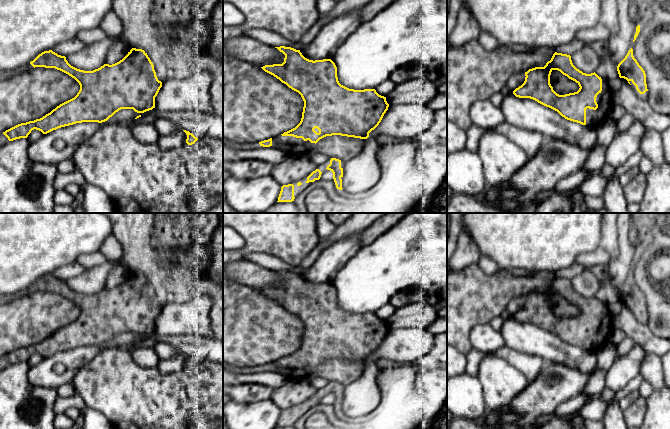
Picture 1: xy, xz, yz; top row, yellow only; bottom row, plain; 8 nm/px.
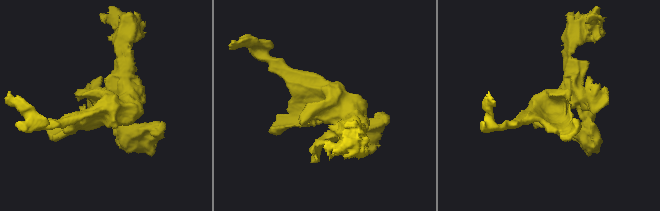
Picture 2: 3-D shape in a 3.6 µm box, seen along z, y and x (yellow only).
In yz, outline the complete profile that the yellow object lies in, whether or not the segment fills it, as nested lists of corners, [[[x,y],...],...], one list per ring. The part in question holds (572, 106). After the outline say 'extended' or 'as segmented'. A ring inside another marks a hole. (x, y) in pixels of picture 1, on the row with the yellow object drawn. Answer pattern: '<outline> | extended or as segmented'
[[[555,52],[550,61],[544,67],[535,67],[525,72],[524,83],[513,91],[519,98],[530,98],[538,103],[557,111],[567,120],[580,123],[586,126],[596,127],[608,117],[612,105],[612,93],[608,87],[608,82],[599,77],[595,72],[586,74],[577,69],[567,54]],[[553,70],[560,71],[569,79],[579,85],[579,90],[574,93],[559,95],[550,84],[550,75]]] | extended

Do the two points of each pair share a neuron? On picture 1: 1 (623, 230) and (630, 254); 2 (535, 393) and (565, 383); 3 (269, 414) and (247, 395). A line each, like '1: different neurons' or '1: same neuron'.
1: same neuron
2: same neuron
3: different neurons

